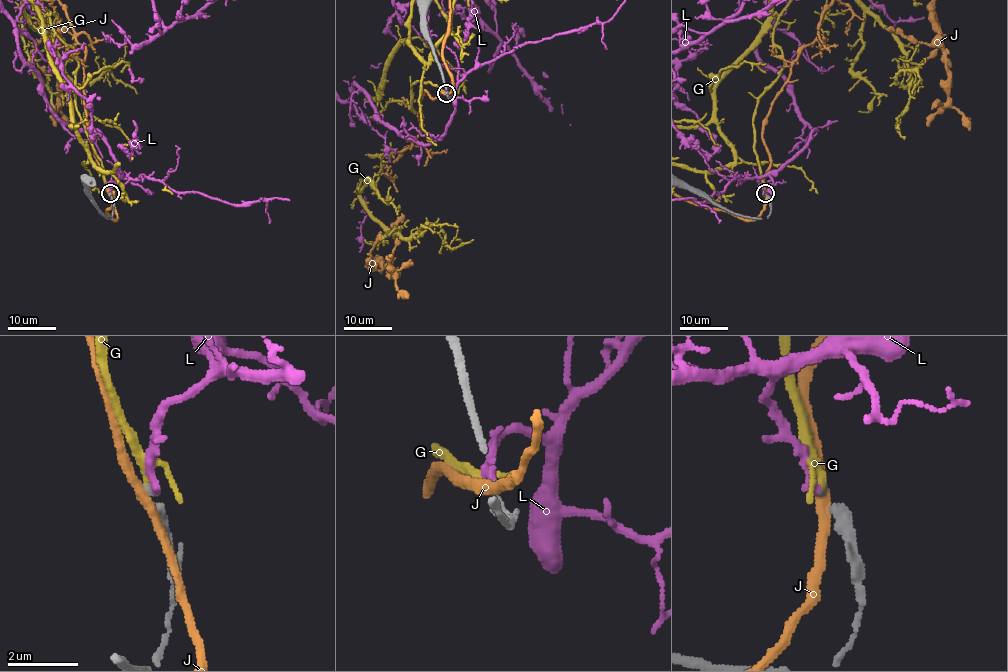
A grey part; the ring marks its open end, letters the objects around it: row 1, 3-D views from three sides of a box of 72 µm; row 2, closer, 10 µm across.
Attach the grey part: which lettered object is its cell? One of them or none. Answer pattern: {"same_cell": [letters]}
{"same_cell": ["G"]}

